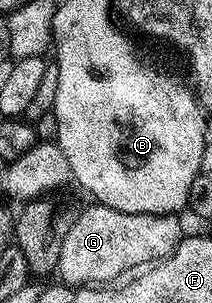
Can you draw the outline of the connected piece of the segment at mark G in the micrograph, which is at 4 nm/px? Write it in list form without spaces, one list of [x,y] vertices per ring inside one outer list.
[[[92,203],[89,209],[81,208],[77,212],[74,227],[70,227],[70,231],[62,243],[62,255],[58,270],[59,280],[63,284],[73,287],[104,287],[123,278],[125,276],[123,273],[127,269],[136,271],[141,267],[148,267],[153,263],[163,261],[175,251],[176,246],[182,240],[180,219],[179,216],[170,213],[123,213],[114,211],[114,207],[106,207],[99,203]]]

